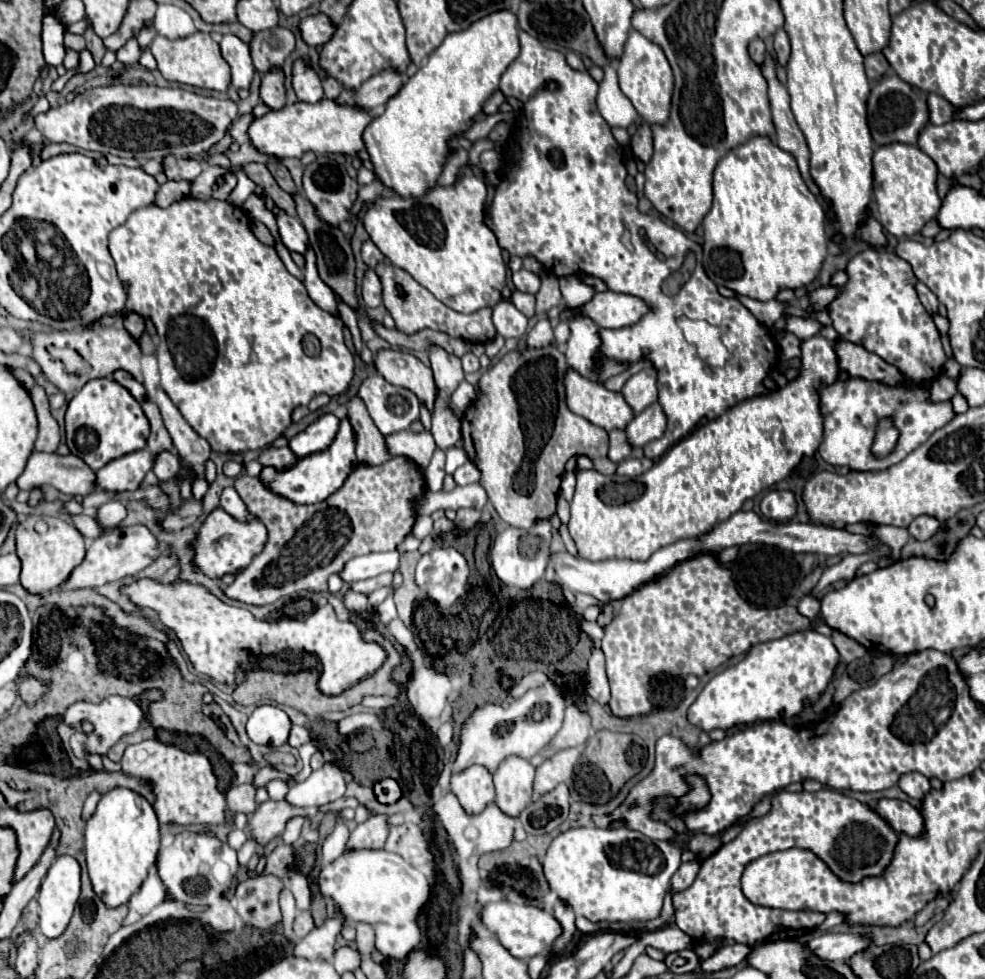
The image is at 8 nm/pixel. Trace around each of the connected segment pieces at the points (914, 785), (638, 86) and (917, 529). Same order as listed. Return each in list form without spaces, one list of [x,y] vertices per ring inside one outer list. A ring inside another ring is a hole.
[[[907,773],[907,775],[899,777],[899,783],[897,783],[897,785],[899,785],[899,789],[901,789],[903,793],[907,793],[907,795],[913,797],[913,799],[925,797],[925,795],[929,793],[929,789],[931,789],[929,779],[923,777],[921,773]]]
[[[633,29],[625,43],[623,55],[619,57],[617,73],[621,91],[633,103],[635,111],[643,117],[643,121],[647,121],[649,125],[663,125],[669,119],[671,93],[673,93],[673,73],[667,59],[663,57],[663,51]]]
[[[921,515],[921,517],[917,517],[907,529],[909,529],[909,533],[911,533],[917,541],[927,541],[927,539],[931,539],[931,537],[939,531],[939,527],[941,527],[941,523],[939,523],[935,517]]]

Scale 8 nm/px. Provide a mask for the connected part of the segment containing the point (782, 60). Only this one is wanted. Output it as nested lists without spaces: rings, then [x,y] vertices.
[[[779,29],[779,31],[775,33],[775,55],[777,55],[777,61],[779,61],[781,67],[787,65],[787,61],[789,61],[789,51],[791,51],[791,47],[789,47],[789,37],[787,37],[787,33],[785,33],[783,29]]]

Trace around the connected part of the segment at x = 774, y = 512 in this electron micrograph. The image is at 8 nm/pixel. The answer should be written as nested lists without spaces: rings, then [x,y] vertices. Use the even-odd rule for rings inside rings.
[[[771,491],[761,501],[763,517],[785,523],[795,515],[795,497],[789,491]]]

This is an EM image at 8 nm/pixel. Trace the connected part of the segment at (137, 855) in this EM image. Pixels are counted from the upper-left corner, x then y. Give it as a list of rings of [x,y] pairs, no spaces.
[[[131,789],[105,793],[85,827],[85,857],[93,891],[107,907],[125,905],[147,879],[159,849],[159,821],[153,805]]]

